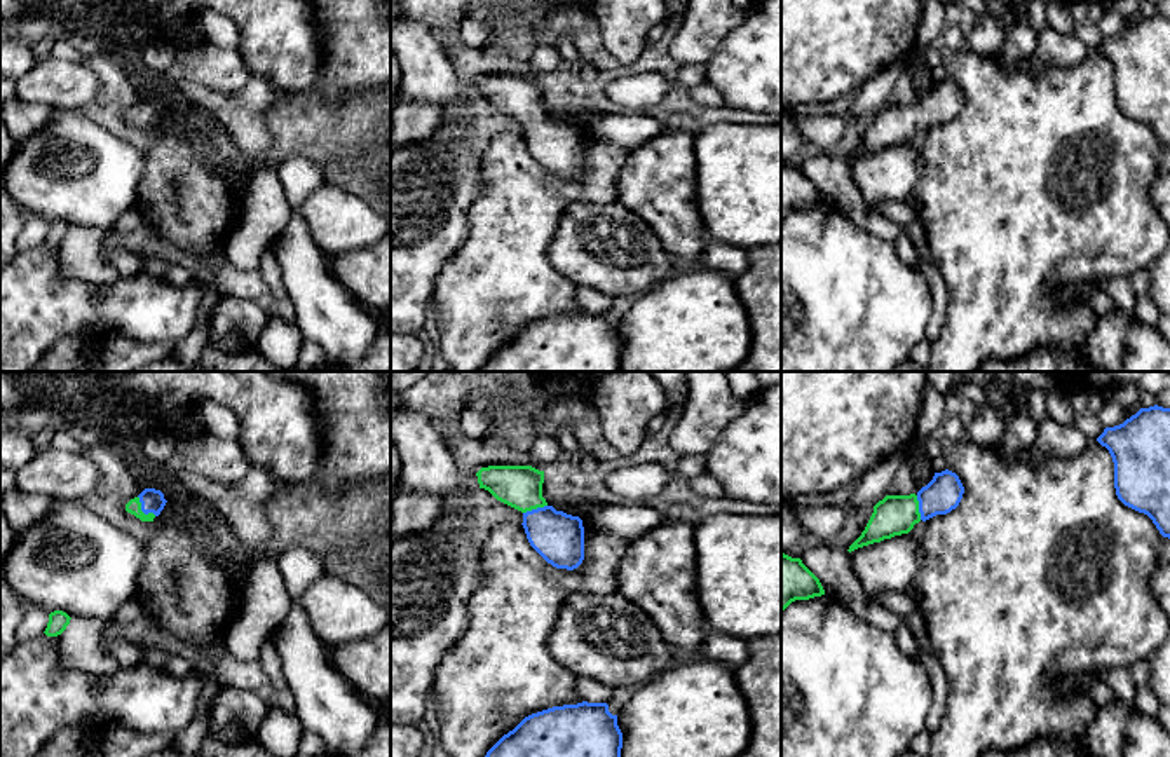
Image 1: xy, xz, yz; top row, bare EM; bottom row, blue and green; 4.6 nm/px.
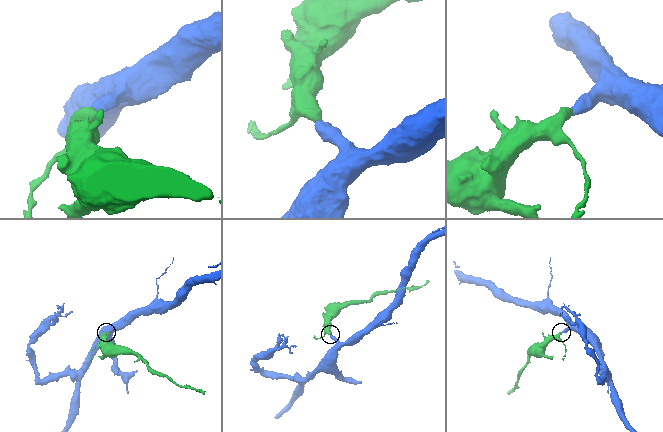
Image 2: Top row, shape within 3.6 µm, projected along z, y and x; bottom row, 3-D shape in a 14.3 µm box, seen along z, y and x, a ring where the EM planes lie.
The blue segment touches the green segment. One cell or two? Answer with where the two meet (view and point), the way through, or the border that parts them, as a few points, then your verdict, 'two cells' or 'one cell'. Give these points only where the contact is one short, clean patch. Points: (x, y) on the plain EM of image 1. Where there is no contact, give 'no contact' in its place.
meets blue in xy at (142, 119); runs through xy (152, 110), (142, 119), (133, 115); one cell

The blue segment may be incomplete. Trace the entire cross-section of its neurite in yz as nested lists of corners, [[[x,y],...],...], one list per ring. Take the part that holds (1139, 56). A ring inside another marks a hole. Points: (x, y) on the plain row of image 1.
[[[1140,17],[1123,33],[1105,37],[1097,51],[1112,66],[1118,108],[1147,124],[1170,148],[1170,17]]]

